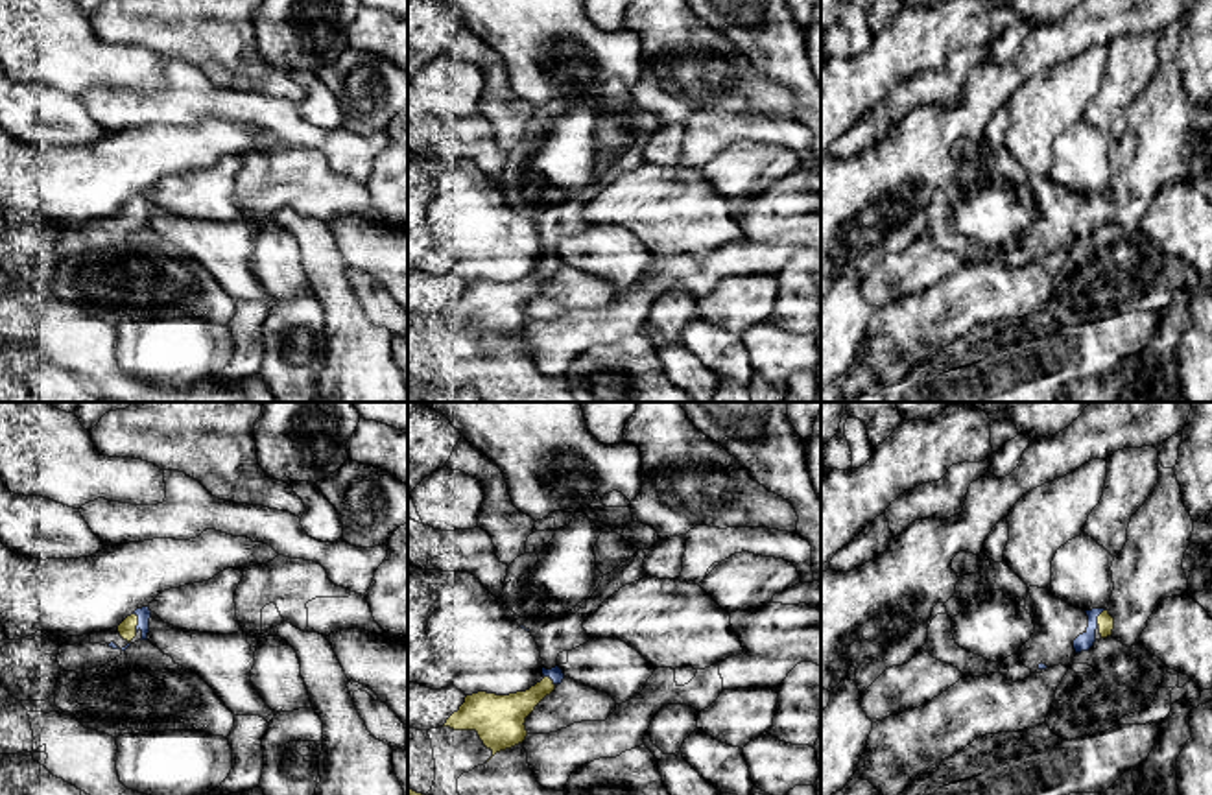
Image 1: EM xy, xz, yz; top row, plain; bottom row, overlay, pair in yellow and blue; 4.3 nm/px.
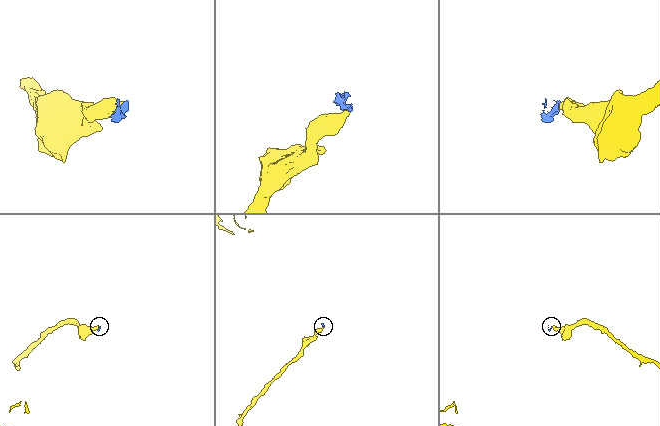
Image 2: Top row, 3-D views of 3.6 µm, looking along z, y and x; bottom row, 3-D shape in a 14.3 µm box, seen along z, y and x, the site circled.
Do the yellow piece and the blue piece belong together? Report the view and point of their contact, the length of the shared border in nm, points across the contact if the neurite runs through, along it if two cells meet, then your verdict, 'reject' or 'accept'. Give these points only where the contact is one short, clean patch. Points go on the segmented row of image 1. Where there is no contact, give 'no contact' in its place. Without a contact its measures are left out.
xy (137, 622) | 90 nm | across xy (128, 628), (137, 622), (144, 613) | accept

